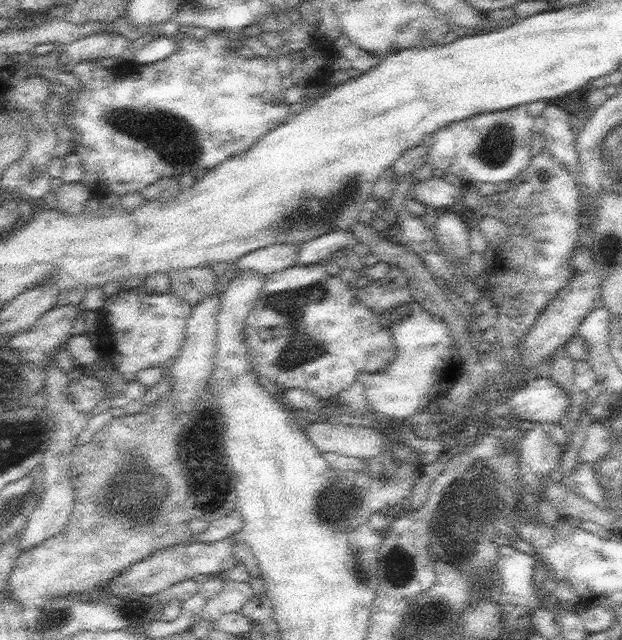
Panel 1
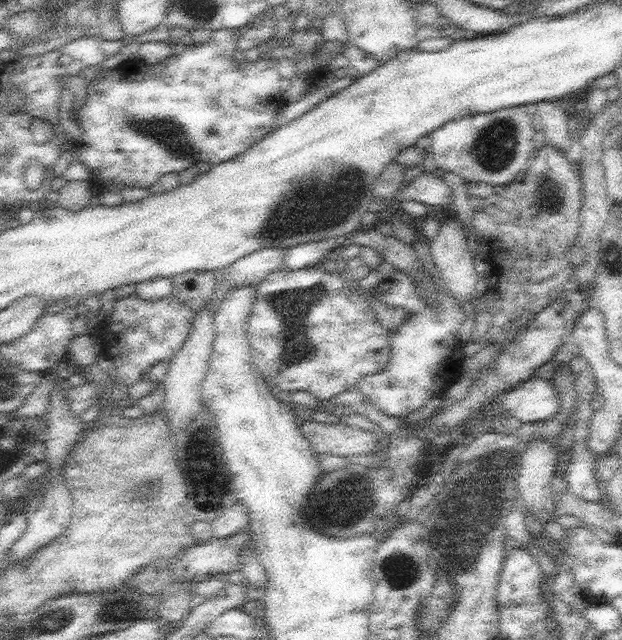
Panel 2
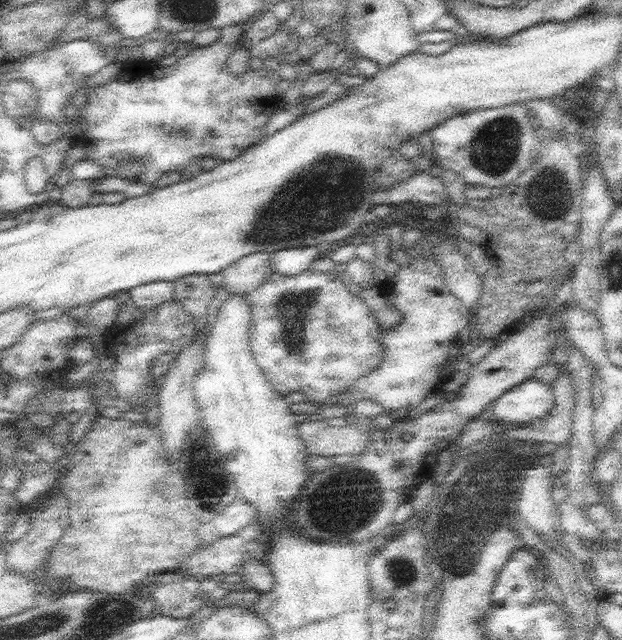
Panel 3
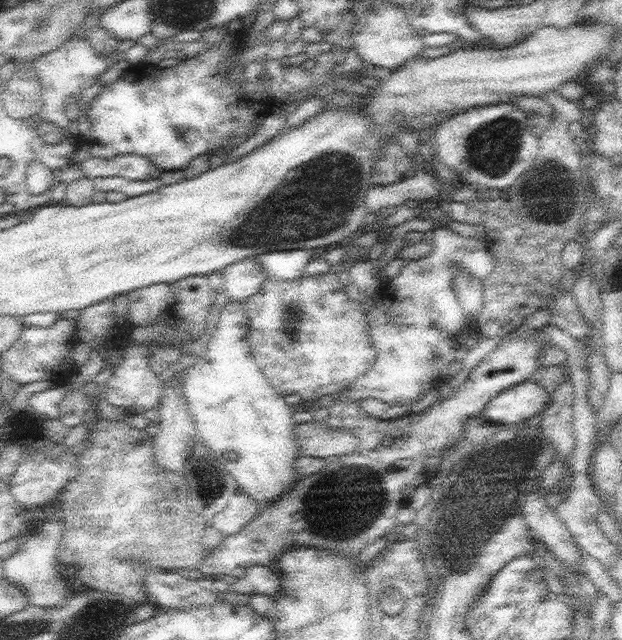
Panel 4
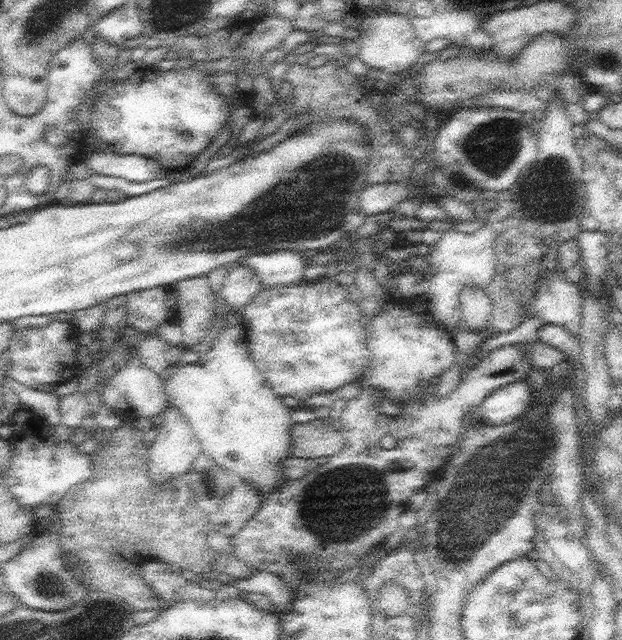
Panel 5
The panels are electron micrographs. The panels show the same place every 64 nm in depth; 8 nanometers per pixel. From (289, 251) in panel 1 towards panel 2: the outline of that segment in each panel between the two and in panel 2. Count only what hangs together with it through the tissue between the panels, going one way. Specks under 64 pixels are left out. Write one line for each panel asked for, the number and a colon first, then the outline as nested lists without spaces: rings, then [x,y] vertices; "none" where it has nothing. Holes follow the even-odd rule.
2: [[[263,248],[257,252],[251,252],[243,258],[239,258],[235,264],[225,268],[225,280],[231,284],[231,288],[259,284],[265,276],[271,276],[271,272],[279,272],[285,268],[285,254],[283,248]]]

